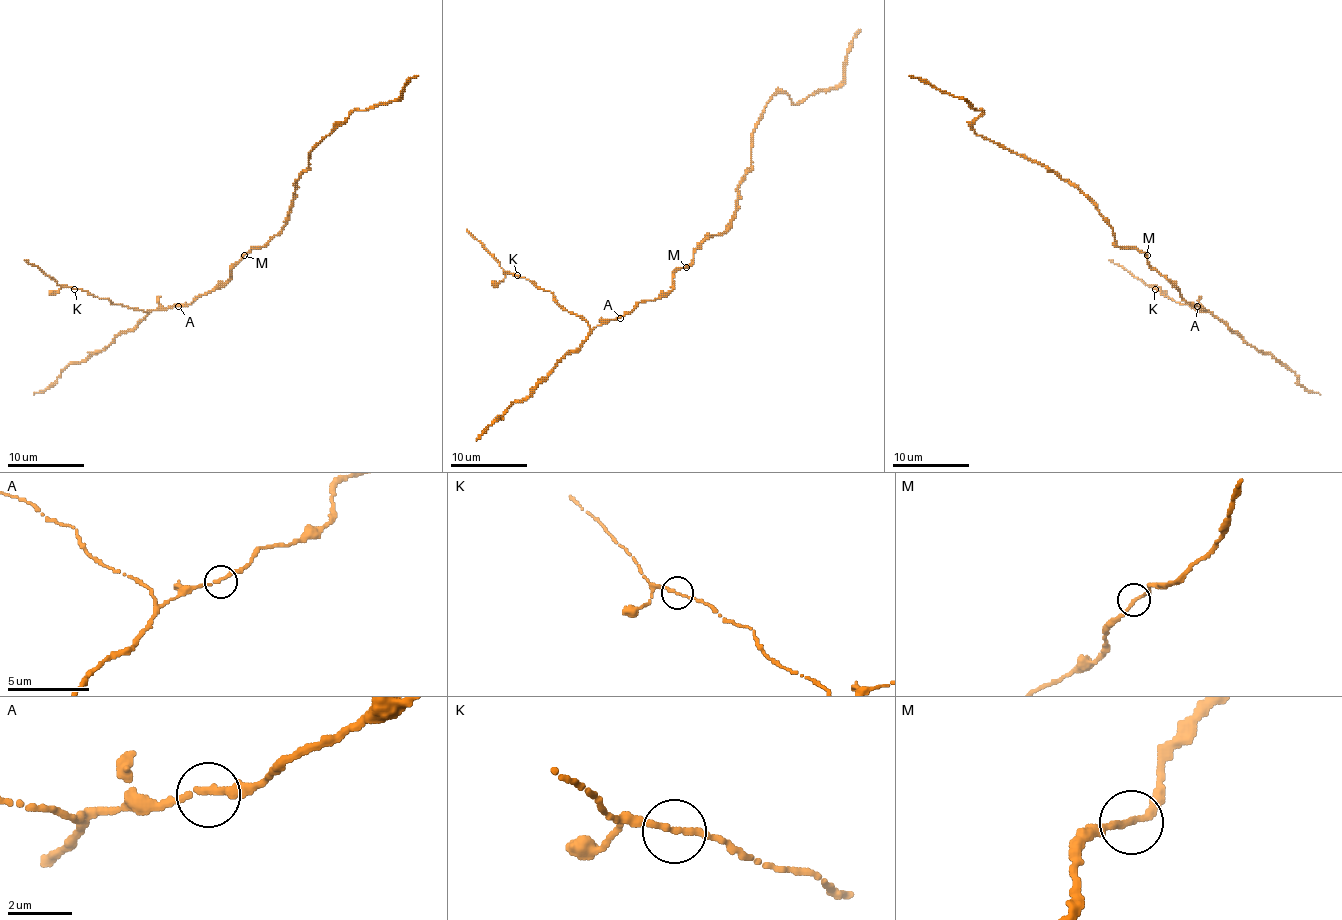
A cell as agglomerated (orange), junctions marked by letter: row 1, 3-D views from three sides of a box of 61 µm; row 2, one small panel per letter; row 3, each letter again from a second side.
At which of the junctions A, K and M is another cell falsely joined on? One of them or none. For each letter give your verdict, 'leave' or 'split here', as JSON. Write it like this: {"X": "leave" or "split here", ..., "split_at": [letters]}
{"A": "leave", "K": "leave", "M": "leave", "split_at": []}

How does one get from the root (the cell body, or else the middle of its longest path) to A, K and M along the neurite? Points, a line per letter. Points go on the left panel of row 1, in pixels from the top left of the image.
A: (266, 245), (253, 247), (232, 268), (228, 281), (199, 295), (189, 304), (178, 306)
K: (266, 245), (253, 247), (232, 268), (228, 281), (199, 295), (189, 304), (174, 304), (143, 312), (74, 289)
M: (266, 245), (253, 247), (243, 254)

